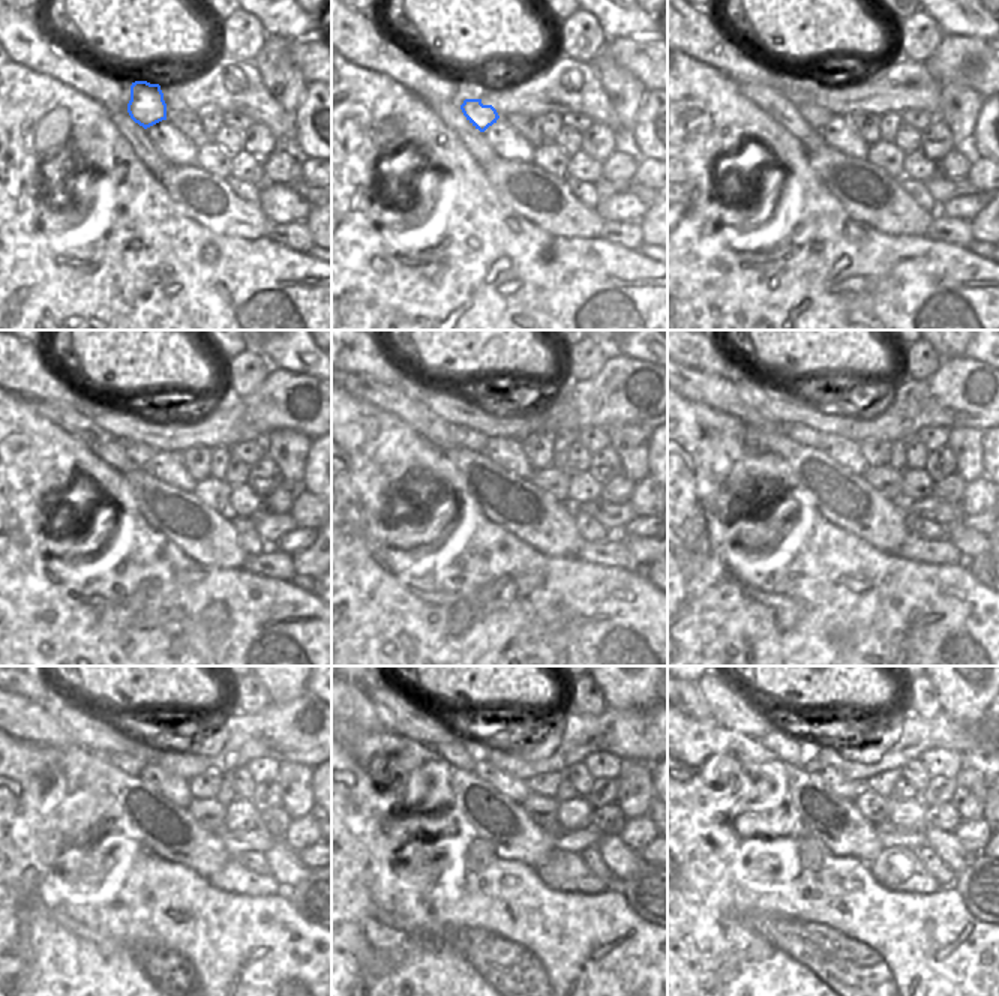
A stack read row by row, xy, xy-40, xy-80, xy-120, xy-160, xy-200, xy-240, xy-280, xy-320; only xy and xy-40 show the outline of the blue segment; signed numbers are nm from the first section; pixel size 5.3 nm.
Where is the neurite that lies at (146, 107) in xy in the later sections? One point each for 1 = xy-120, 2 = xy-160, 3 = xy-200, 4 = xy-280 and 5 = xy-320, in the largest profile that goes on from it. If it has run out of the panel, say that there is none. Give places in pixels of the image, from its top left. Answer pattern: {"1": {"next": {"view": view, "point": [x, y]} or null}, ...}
{"1": {"next": {"view": "xy-120", "point": [138, 453]}}, "2": {"next": {"view": "xy-160", "point": [464, 437]}}, "3": {"next": {"view": "xy-200", "point": [797, 432]}}, "4": {"next": {"view": "xy-280", "point": [456, 753]}}, "5": {"next": {"view": "xy-320", "point": [789, 747]}}}

